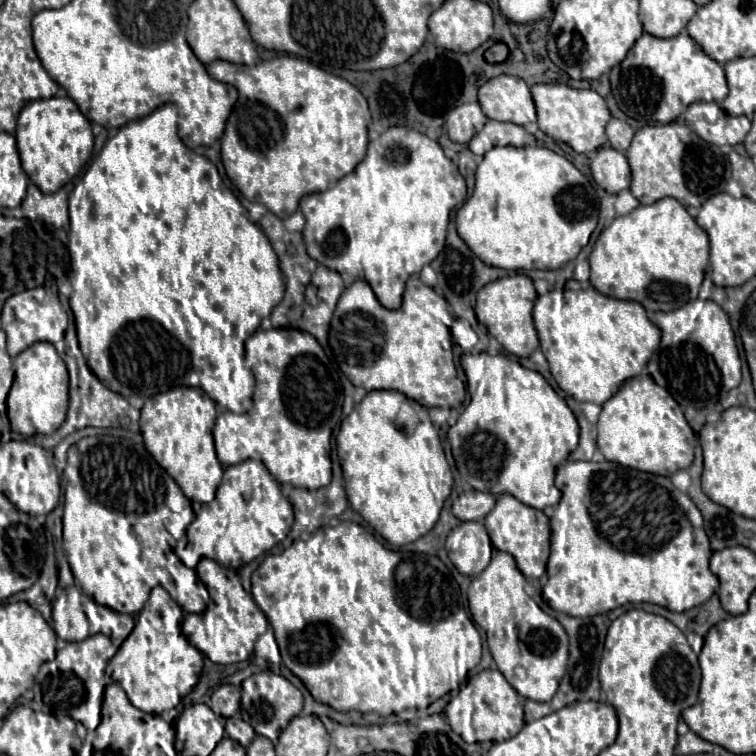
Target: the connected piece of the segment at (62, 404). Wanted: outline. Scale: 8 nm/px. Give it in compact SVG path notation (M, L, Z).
M36 342L14 358L14 384L8 394L8 418L14 432L24 436L52 434L66 418L68 410L68 370L50 342Z

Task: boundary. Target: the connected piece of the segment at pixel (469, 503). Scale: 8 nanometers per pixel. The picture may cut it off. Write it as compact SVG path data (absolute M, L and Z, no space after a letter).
M470 490L470 492L462 492L454 504L452 504L452 512L458 520L484 520L484 516L494 508L496 498L490 492L478 492L478 490Z

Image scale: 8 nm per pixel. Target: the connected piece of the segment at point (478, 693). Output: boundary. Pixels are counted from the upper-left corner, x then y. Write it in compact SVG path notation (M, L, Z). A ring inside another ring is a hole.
M482 670L469 677L460 688L458 696L446 706L446 716L456 734L468 743L502 742L516 736L524 726L524 704L518 692L508 684L500 670Z

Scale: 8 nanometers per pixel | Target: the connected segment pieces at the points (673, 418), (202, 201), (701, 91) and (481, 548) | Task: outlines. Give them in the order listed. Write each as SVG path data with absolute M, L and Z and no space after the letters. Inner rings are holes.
M642 372L640 376L634 376L622 384L622 388L602 404L602 412L598 418L598 448L604 454L606 460L650 472L650 474L660 474L660 476L672 476L678 470L686 470L692 464L694 458L694 448L688 440L692 440L688 422L678 406L678 402L664 390L662 386L656 386L652 382L652 376L648 372Z
M164 104L146 118L122 126L118 134L104 144L102 152L88 164L86 174L78 180L76 188L69 195L68 280L70 283L72 280L71 285L74 288L74 294L70 296L70 308L75 319L79 347L86 354L86 362L90 370L100 378L100 382L104 382L104 386L108 386L110 390L122 394L124 398L132 394L150 398L154 394L172 390L176 386L188 386L188 382L192 382L192 386L202 388L216 404L242 414L252 408L254 394L254 374L244 360L244 342L258 330L262 318L270 316L270 312L280 304L280 298L284 298L284 276L280 274L276 252L272 250L266 234L260 230L258 224L252 224L248 210L222 182L216 166L206 156L200 156L182 144L176 120L176 106Z
M686 30L674 38L656 38L644 32L622 60L620 70L618 108L640 122L668 124L692 102L720 102L728 94L724 66L712 60Z
M462 522L450 530L446 538L446 550L458 572L476 576L490 562L492 542L482 522Z

